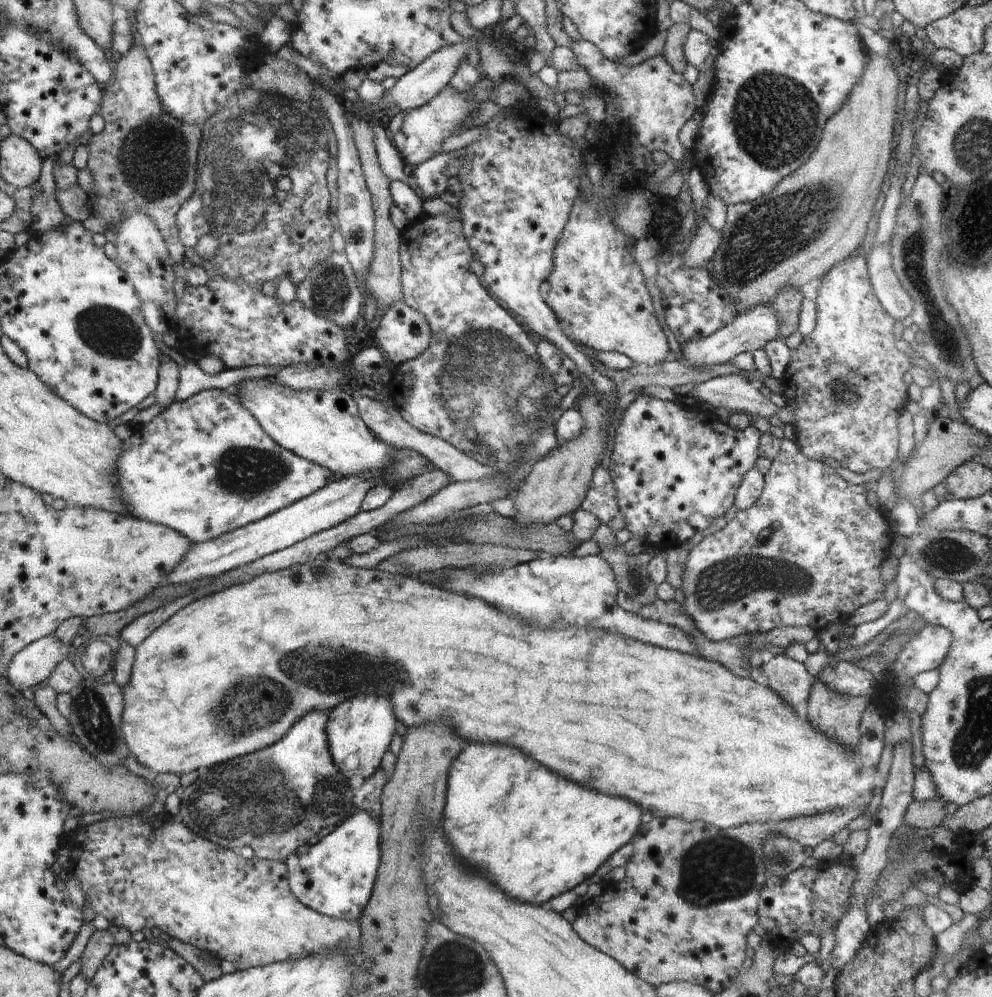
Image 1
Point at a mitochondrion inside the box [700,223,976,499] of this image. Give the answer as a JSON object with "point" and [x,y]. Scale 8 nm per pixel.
{"point":[943,335]}

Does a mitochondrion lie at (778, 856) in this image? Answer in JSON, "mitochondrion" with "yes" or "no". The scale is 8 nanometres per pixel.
{"mitochondrion":"yes"}

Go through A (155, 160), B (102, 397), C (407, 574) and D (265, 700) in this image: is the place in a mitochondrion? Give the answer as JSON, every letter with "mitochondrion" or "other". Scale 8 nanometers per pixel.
{"A":"mitochondrion","B":"other","C":"other","D":"mitochondrion"}

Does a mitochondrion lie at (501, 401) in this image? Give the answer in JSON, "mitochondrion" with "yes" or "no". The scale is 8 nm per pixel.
{"mitochondrion":"yes"}

